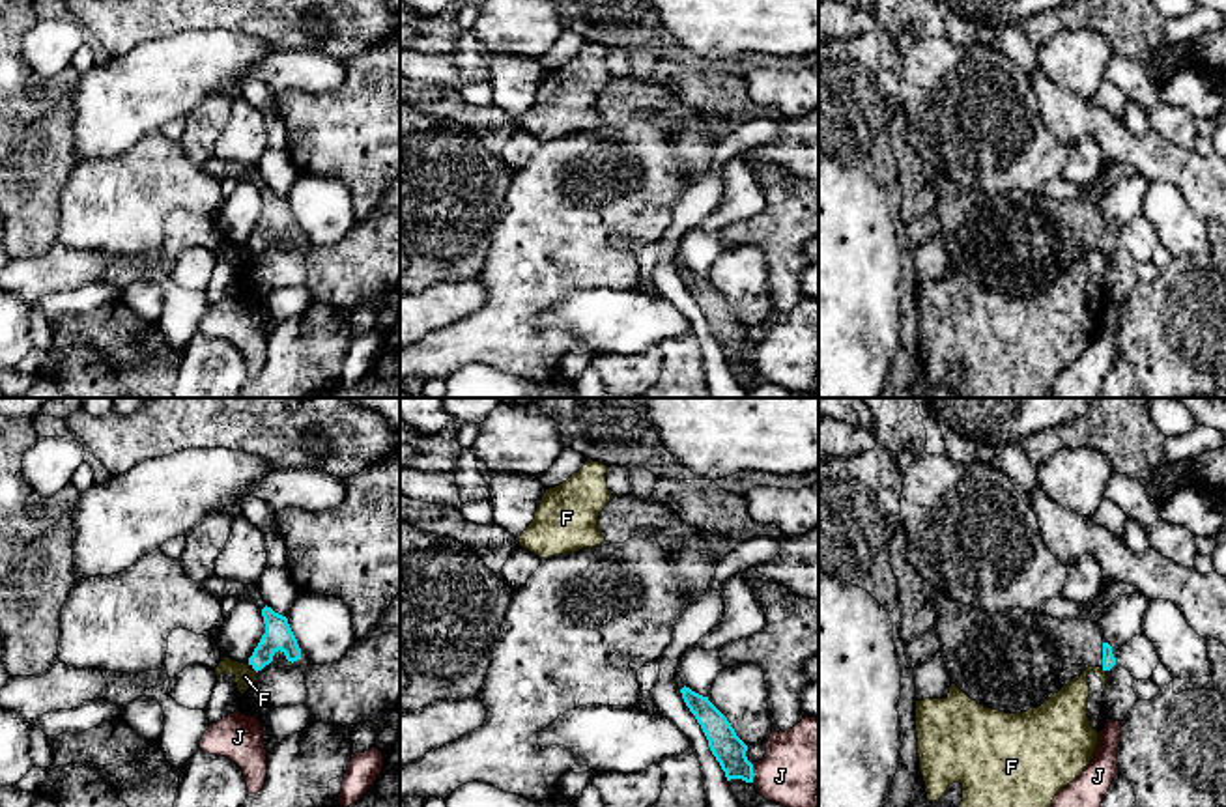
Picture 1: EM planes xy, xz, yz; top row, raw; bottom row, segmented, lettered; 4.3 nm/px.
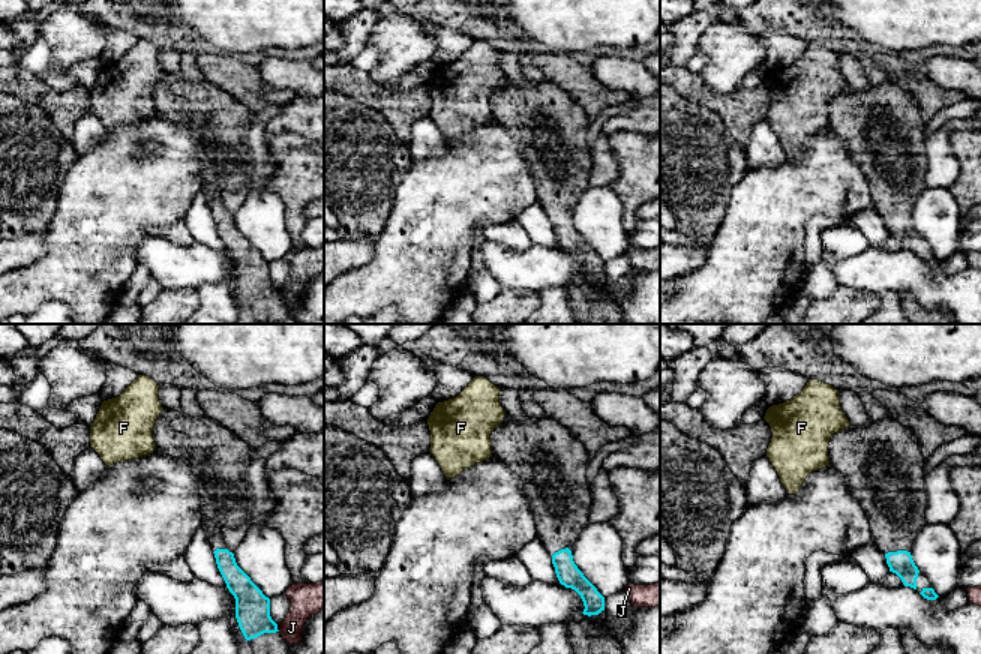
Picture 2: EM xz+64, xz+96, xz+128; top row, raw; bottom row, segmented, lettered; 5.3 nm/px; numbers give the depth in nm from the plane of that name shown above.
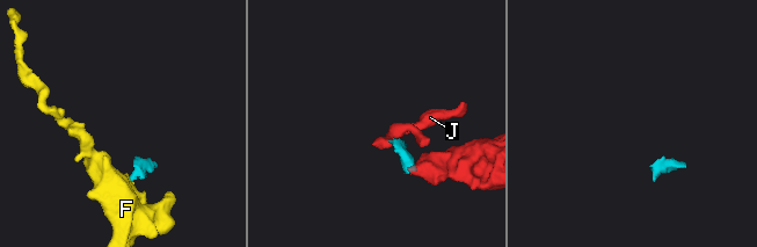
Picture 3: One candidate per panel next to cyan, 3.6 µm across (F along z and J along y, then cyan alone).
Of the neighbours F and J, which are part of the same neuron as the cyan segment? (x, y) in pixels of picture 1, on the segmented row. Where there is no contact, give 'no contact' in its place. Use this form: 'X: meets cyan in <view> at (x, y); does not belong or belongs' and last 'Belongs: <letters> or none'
F: no contact; does not belong
J: meets cyan in xz at (752, 774); does not belong
Belongs: none

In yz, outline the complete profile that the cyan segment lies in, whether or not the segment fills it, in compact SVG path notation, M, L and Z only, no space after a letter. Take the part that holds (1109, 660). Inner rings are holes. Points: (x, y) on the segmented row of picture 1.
M931 590L931 598L936 603L934 631L940 639L940 652L949 678L962 693L985 708L1005 714L1022 714L1030 708L1041 706L1088 667L1110 671L1116 665L1112 646L1103 641L1105 633L1093 622L1099 613L1090 620L1060 620L1047 615L1019 616L1007 613L987 613L974 605L957 603L942 590Z

